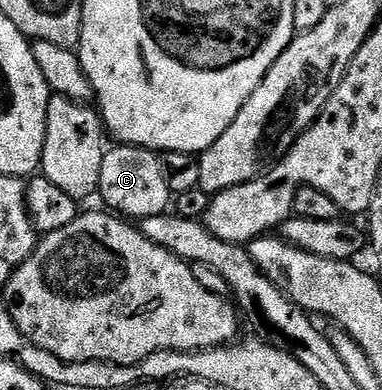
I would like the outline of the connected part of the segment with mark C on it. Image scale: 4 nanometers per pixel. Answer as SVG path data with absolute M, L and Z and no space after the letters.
M109 146L102 161L102 177L98 192L99 198L104 198L103 206L132 221L165 214L174 196L166 185L166 173L160 161L161 156L155 151L149 151L147 147Z

